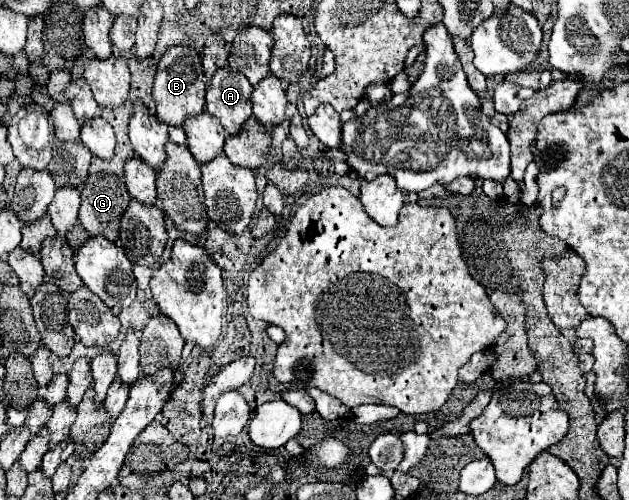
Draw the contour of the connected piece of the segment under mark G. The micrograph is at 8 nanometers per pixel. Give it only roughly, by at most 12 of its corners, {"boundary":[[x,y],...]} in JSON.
{"boundary":[[85,181],[79,221],[115,243],[131,195],[123,181]]}

